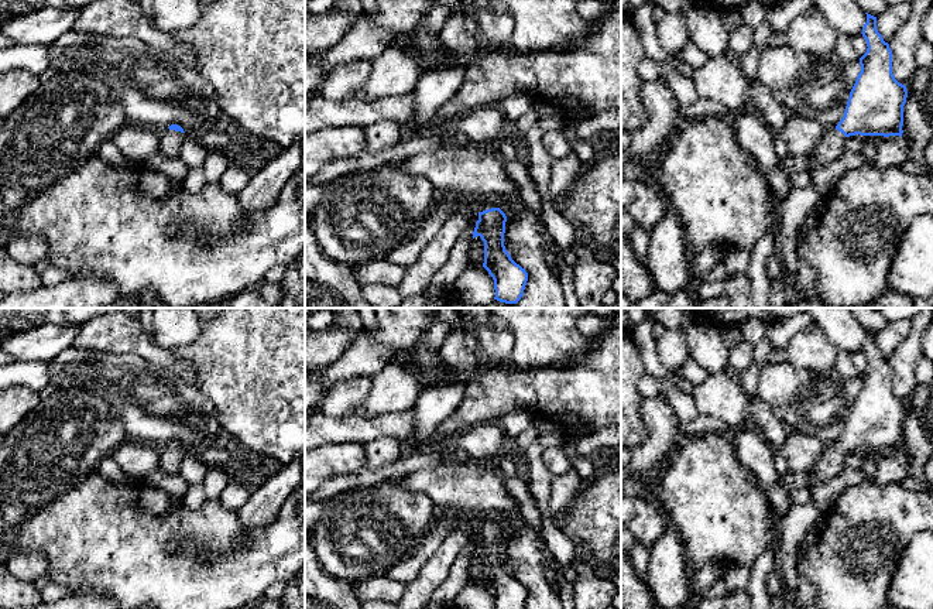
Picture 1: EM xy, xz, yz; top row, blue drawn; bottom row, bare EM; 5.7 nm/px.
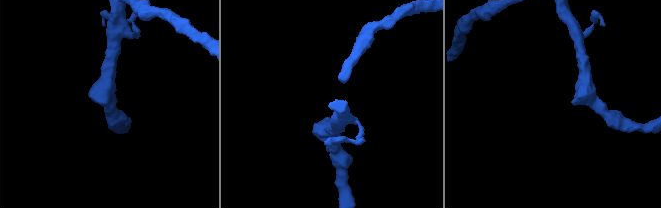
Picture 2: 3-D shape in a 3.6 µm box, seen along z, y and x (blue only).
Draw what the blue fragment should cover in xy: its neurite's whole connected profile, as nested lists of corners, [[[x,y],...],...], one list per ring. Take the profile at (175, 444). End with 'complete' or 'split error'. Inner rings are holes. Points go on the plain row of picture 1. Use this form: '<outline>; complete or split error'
[[[171,441],[167,447],[161,448],[158,468],[167,473],[178,473],[185,452],[186,451],[181,442]]]; split error

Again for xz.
[[[481,513],[477,514],[478,537],[473,548],[473,555],[480,552],[484,558],[484,579],[483,584],[494,596],[495,609],[524,609],[528,589],[519,581],[517,581],[504,562],[505,550],[505,530],[498,524],[495,513]]]; split error

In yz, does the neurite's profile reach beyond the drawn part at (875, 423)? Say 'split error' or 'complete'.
split error

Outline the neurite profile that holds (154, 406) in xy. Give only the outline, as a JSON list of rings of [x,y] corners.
[[[71,346],[49,363],[49,384],[56,389],[86,389],[109,403],[110,414],[124,428],[127,441],[167,447],[178,441],[185,451],[212,447],[223,432],[213,403],[172,370],[137,355],[109,353]]]

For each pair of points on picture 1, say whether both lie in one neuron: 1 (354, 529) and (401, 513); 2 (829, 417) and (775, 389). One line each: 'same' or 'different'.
1: same
2: same

